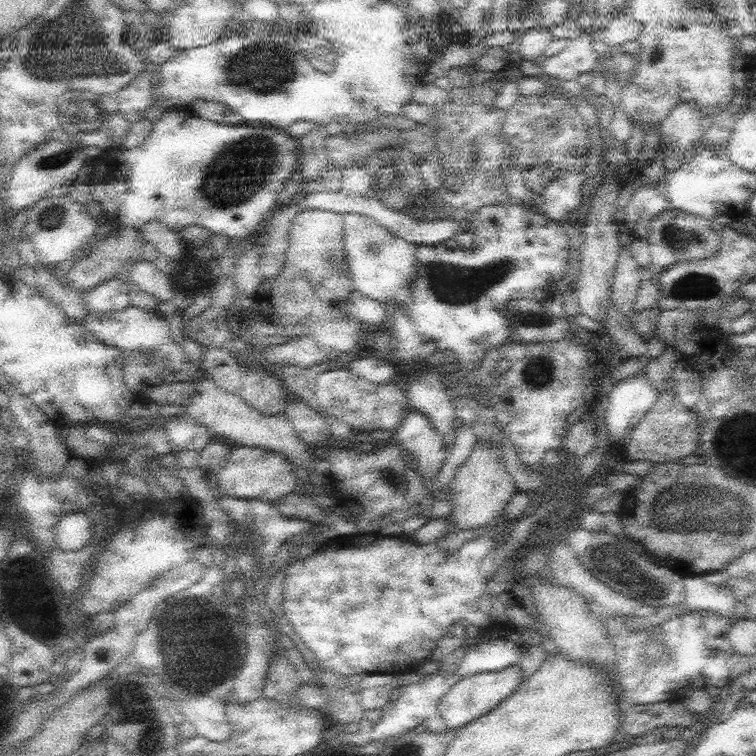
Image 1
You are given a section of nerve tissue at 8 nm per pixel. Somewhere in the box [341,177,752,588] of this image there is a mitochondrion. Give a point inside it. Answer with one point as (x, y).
(685, 506)

